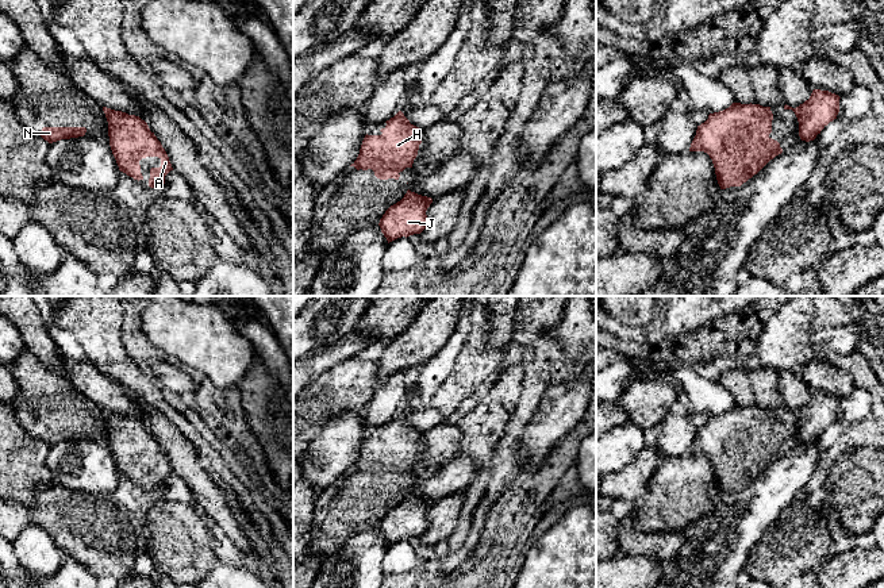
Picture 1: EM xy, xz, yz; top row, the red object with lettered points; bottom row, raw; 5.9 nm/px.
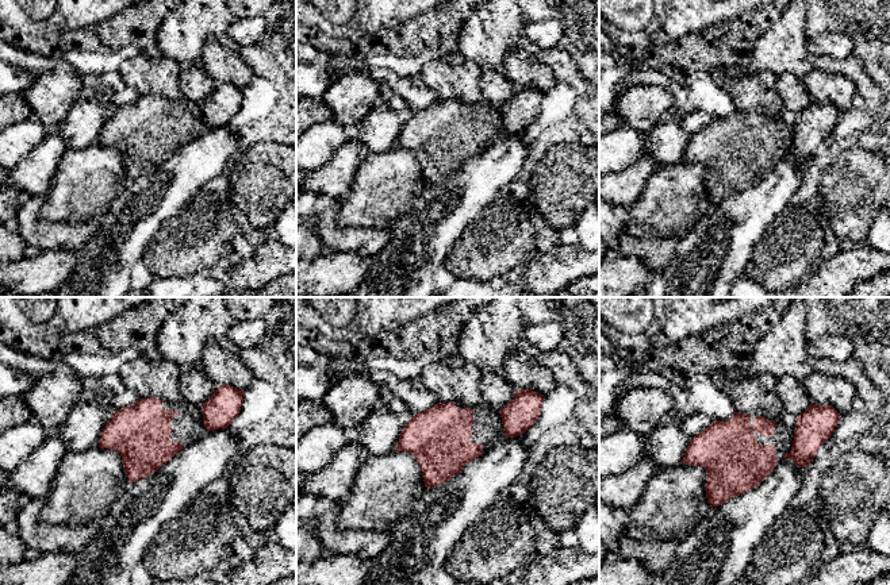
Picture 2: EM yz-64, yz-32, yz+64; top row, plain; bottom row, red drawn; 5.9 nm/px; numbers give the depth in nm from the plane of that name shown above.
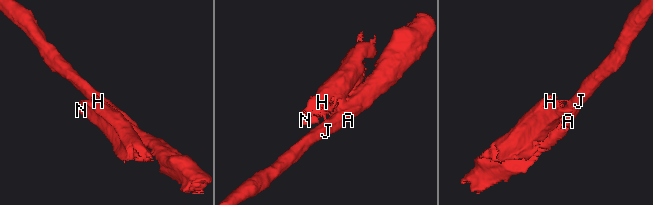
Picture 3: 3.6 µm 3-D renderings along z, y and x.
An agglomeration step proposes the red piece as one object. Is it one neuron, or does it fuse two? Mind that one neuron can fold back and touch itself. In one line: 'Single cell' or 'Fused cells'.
Fused cells

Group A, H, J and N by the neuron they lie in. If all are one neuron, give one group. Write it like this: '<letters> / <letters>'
A J / H N

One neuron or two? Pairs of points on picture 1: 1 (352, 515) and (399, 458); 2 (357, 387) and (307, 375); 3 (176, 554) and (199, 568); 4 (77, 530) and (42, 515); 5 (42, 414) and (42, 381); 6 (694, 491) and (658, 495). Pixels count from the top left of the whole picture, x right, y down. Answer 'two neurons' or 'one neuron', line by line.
1: one neuron
2: two neurons
3: one neuron
4: one neuron
5: one neuron
6: one neuron

